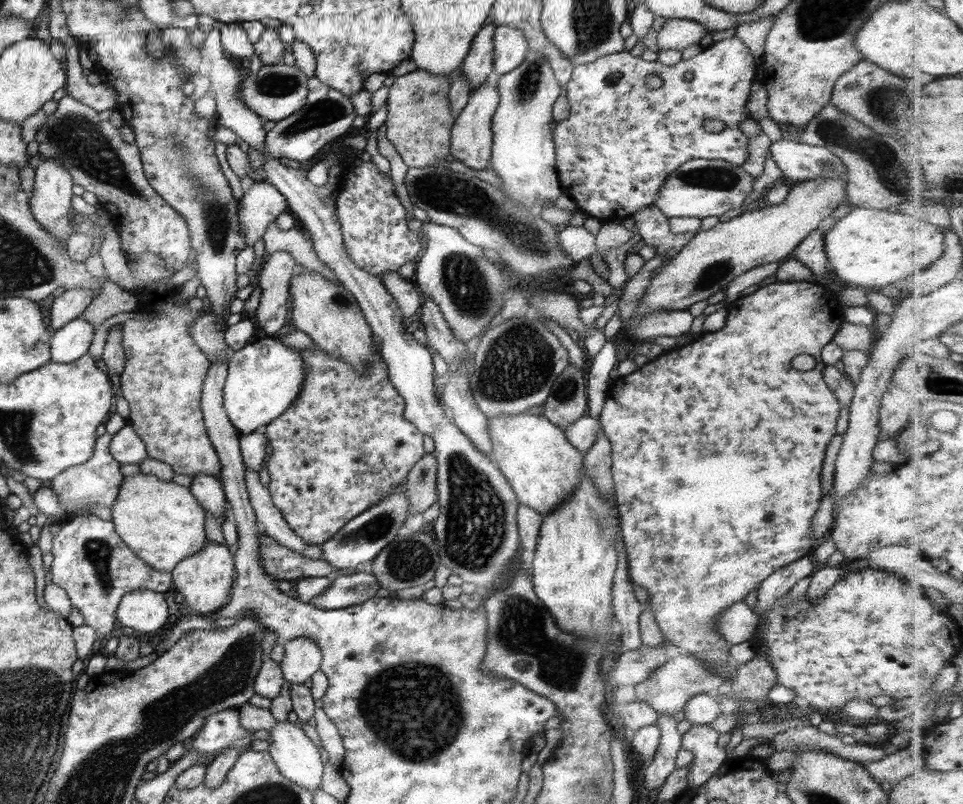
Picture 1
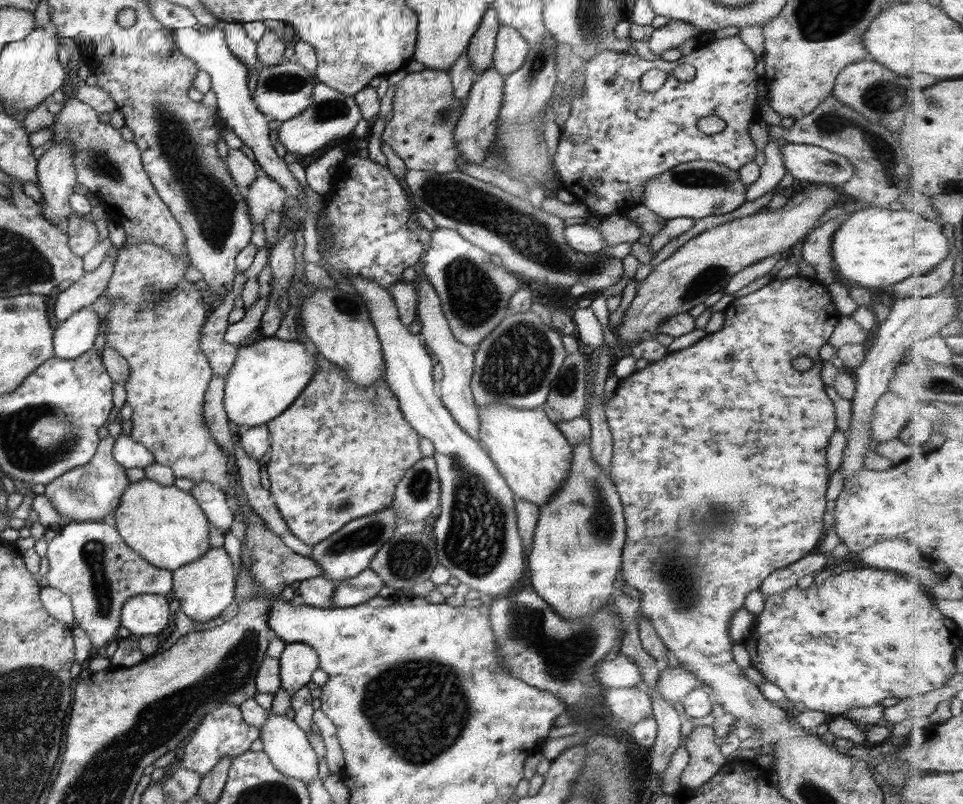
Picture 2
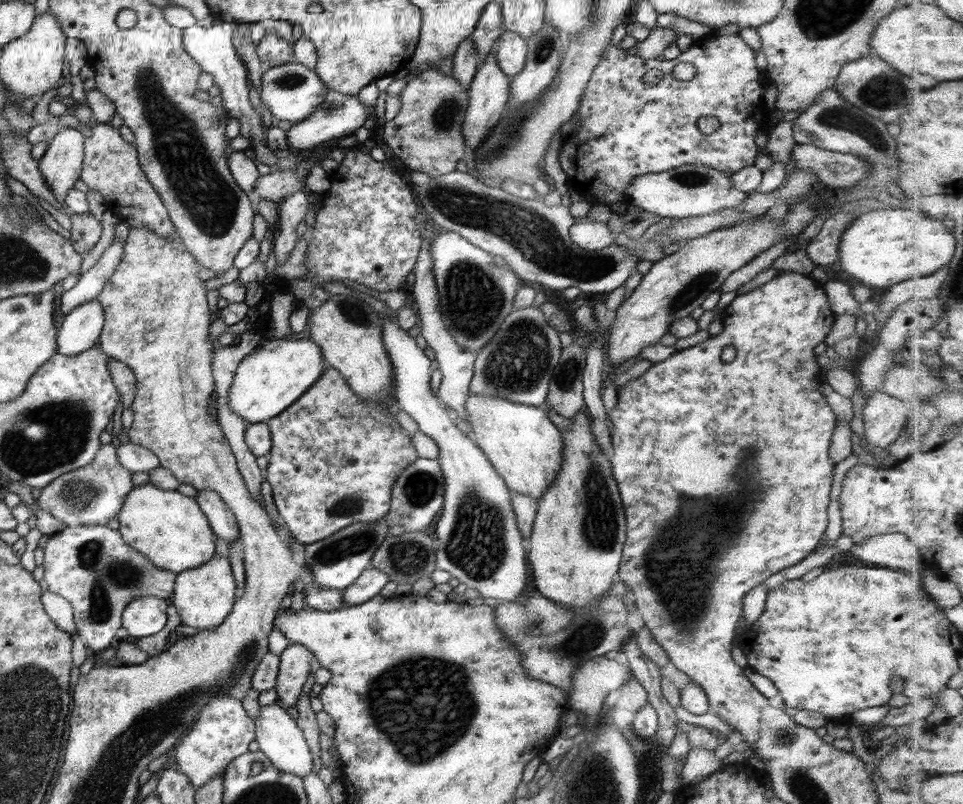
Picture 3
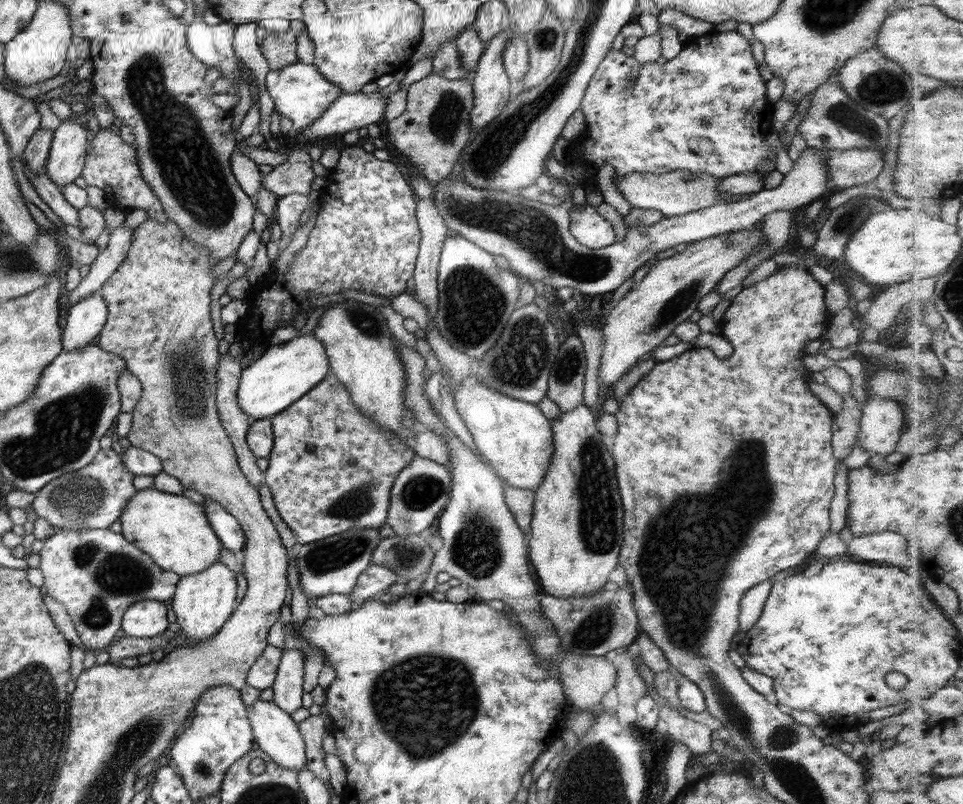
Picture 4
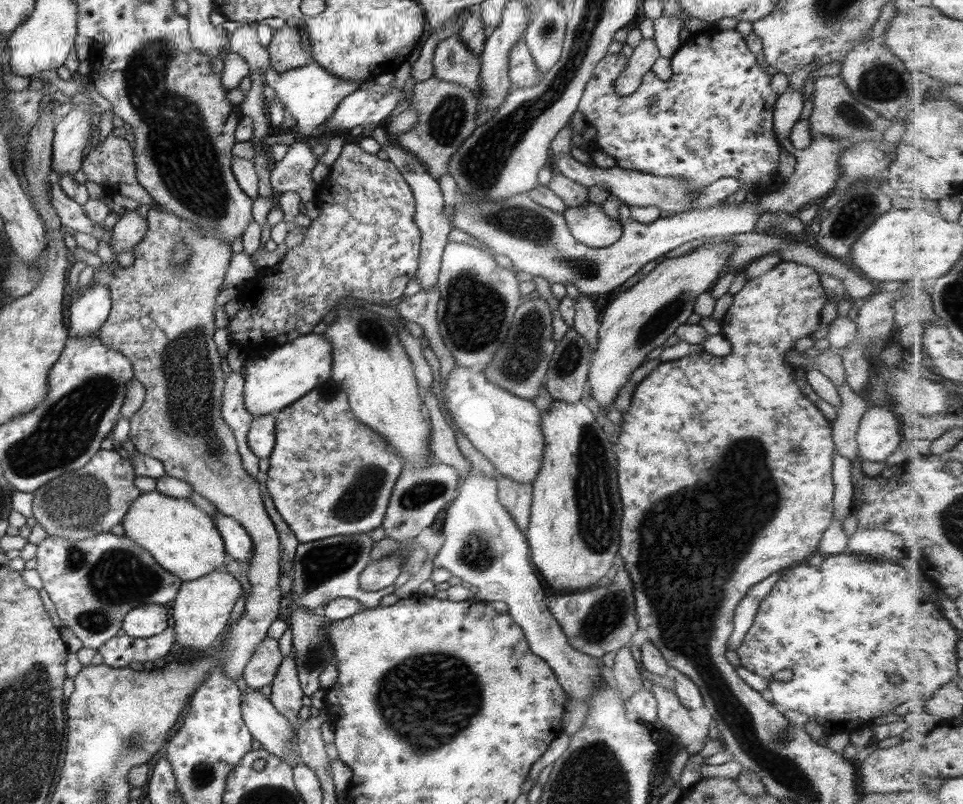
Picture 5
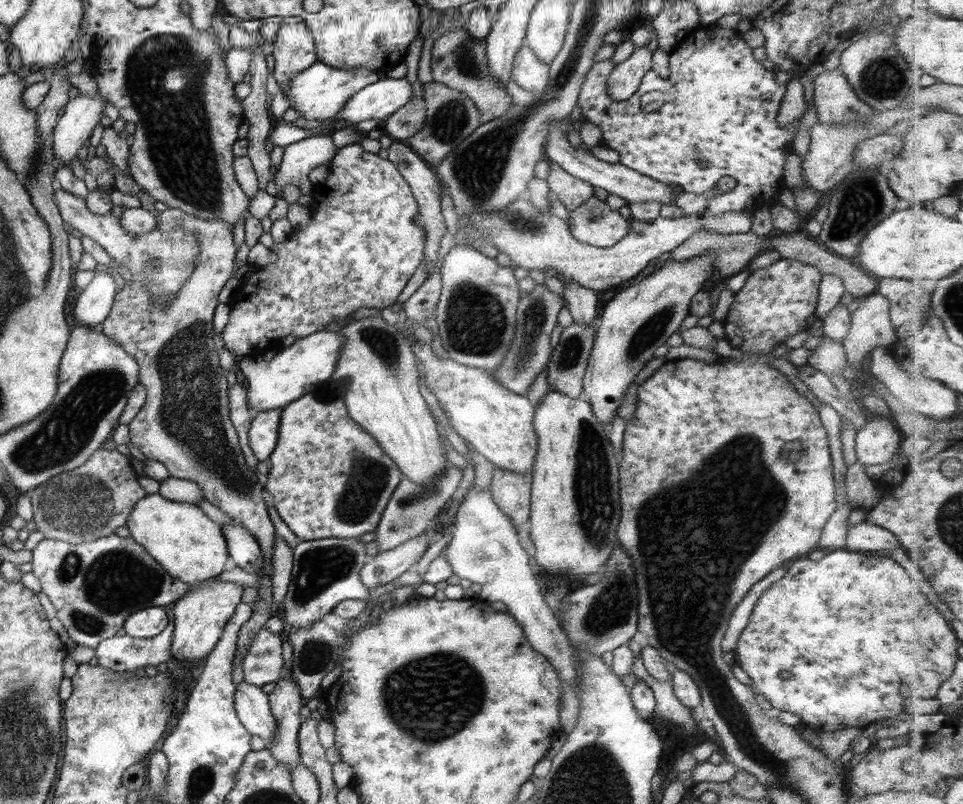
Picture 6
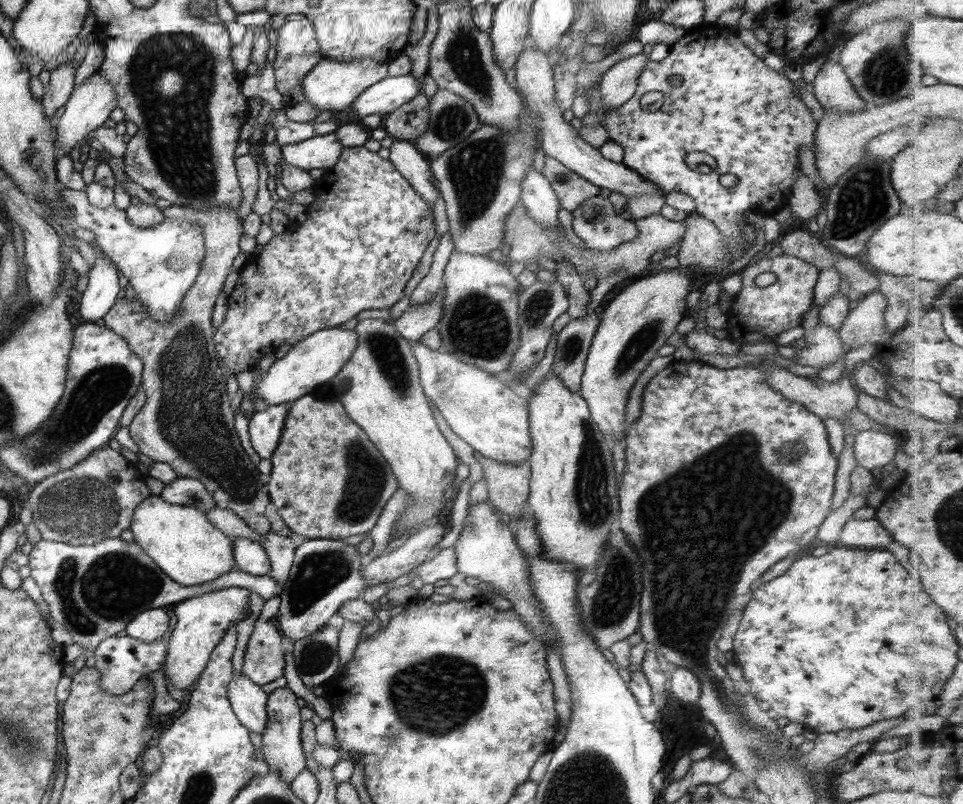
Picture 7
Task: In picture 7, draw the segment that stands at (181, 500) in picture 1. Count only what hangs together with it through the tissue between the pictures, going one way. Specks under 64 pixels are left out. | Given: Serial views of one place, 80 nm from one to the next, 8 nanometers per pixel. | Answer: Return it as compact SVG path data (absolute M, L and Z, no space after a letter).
M151 494L137 504L128 529L132 532L132 541L143 549L162 574L179 586L211 582L233 568L232 540L210 524L204 512L195 508L168 504L159 495Z

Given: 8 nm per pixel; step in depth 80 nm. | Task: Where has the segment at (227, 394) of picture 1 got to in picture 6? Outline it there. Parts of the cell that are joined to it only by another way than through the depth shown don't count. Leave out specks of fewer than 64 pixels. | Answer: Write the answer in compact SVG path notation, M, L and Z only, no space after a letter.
M321 330L295 339L287 347L276 349L269 360L257 356L236 361L237 368L244 376L246 406L256 412L281 409L311 392L314 385L326 381L332 375L341 343L342 336L338 332Z

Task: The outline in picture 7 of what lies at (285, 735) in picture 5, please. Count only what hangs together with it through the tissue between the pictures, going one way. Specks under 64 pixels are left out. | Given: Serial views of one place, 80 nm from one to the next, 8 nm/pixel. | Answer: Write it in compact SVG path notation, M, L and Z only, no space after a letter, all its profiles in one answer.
M241 672L232 674L227 685L227 698L234 716L249 732L262 734L267 725L266 695L261 687L253 684Z

